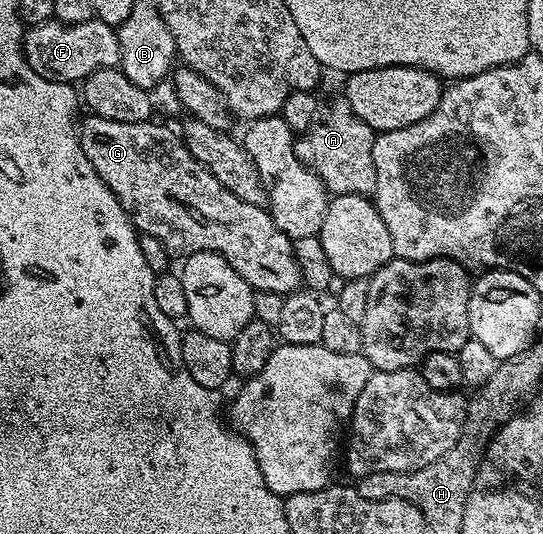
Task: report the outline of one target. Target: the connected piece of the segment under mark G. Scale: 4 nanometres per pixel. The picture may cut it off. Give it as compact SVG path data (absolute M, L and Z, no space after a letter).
M91 114L85 115L85 117L85 120L81 119L78 124L82 154L86 154L86 162L90 162L90 166L94 166L98 178L102 178L102 182L106 182L109 190L116 195L118 202L122 206L122 210L127 214L129 220L131 220L132 226L136 229L137 233L149 236L150 238L158 238L158 242L162 242L162 246L173 257L180 256L179 258L187 258L196 252L217 252L219 256L226 258L226 262L230 262L230 266L234 266L234 270L238 270L240 277L257 292L265 294L273 292L276 298L283 298L289 292L295 292L301 287L301 272L298 262L295 260L293 240L282 230L278 230L278 226L272 221L271 211L267 207L259 208L253 204L242 202L242 198L238 198L233 192L226 190L226 186L222 186L222 182L218 182L218 178L214 178L214 174L210 174L210 170L206 166L202 166L202 162L198 162L192 157L190 150L177 133L175 136L166 125L156 124L157 121L155 119L143 120L142 122L110 122L110 118L98 118Z

